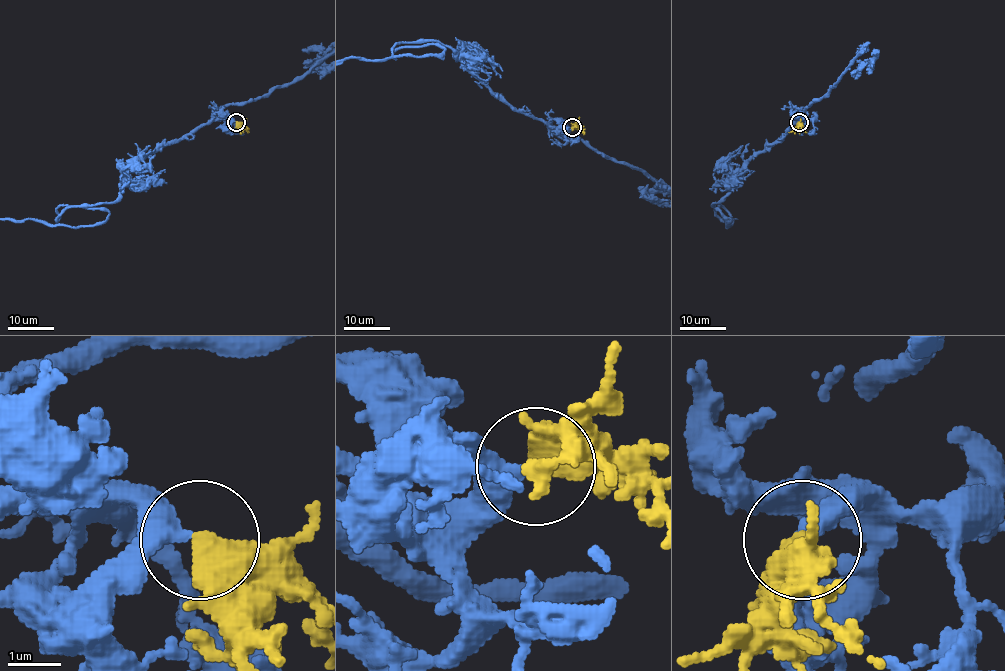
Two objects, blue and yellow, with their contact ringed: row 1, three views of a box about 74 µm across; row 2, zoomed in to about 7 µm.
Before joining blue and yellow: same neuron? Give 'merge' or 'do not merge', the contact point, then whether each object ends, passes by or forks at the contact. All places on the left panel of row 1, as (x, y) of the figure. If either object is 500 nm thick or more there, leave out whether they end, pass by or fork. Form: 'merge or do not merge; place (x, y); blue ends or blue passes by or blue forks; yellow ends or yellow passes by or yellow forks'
merge; place (236, 122)

